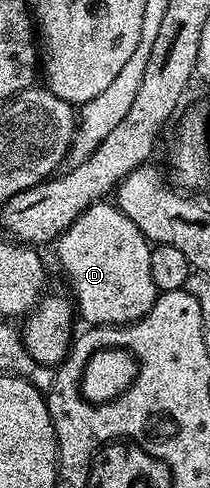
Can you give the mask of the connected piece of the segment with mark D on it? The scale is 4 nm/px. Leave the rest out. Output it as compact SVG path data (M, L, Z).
M99 203L90 205L73 221L63 233L58 236L56 242L58 248L58 261L70 280L70 289L74 292L73 304L76 313L87 322L87 326L96 325L131 325L133 321L139 321L144 315L148 315L154 301L158 298L159 291L156 283L152 283L152 259L150 258L151 242L146 236L124 215L114 203Z

